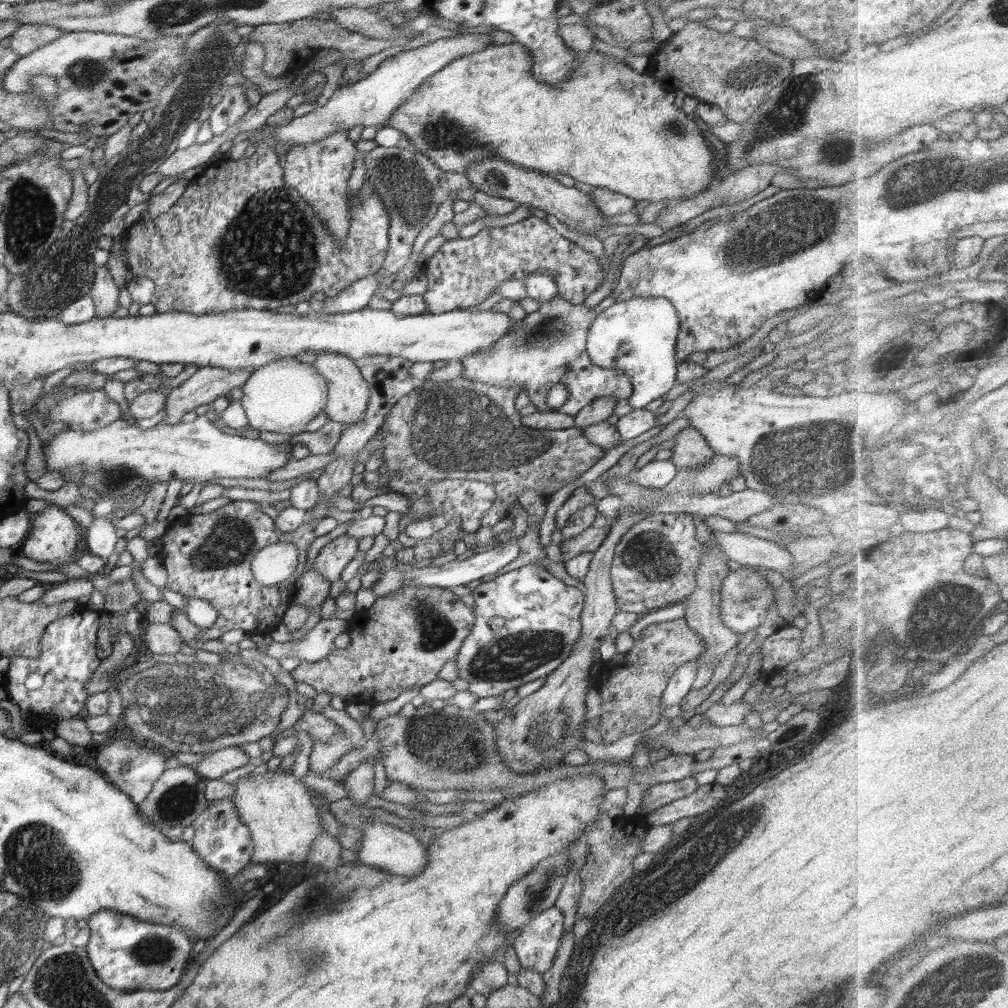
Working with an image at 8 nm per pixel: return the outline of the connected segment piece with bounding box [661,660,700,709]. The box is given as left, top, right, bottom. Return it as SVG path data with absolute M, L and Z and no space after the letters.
M689 660L676 669L661 696L662 708L665 709L676 706L677 704L680 705L682 699L692 688L699 662L699 660Z

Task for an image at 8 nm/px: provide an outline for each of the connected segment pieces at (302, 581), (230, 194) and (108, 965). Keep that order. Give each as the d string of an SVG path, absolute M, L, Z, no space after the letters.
M314 563L311 570L307 574L302 574L296 584L293 592L293 602L303 604L308 610L309 615L312 614L313 608L321 606L321 604L329 596L331 589L330 583L324 580L322 575L314 571Z
M262 133L256 152L240 161L223 159L209 164L182 193L168 212L148 221L134 222L130 240L124 234L124 256L134 277L150 278L155 285L151 303L158 314L178 311L200 316L229 310L276 310L308 301L318 292L336 297L348 286L382 268L389 249L389 218L380 197L364 182L358 196L349 193L351 221L345 238L335 240L314 209L295 191L287 189L281 157L274 153L270 133Z
M114 910L93 914L88 918L88 927L91 935L85 949L91 966L100 980L114 990L170 990L182 979L190 952L198 949L177 924L152 924Z

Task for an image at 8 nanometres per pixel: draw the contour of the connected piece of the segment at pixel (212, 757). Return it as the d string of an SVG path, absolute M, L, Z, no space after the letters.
M226 747L222 750L205 753L205 755L200 763L191 765L192 770L205 780L220 779L226 772L232 772L246 764L259 765L262 762L255 751L246 754L240 747Z

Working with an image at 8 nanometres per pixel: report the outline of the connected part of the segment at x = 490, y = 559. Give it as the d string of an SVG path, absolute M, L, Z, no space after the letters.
M501 544L498 547L492 545L486 549L479 550L474 556L466 560L455 560L440 567L416 568L410 572L398 572L398 570L388 570L382 574L382 579L371 587L375 596L381 597L390 591L395 591L402 585L422 585L422 586L439 586L442 588L453 589L457 586L466 586L470 582L479 580L490 574L495 574L506 565L512 563L519 556L519 546L517 544Z

